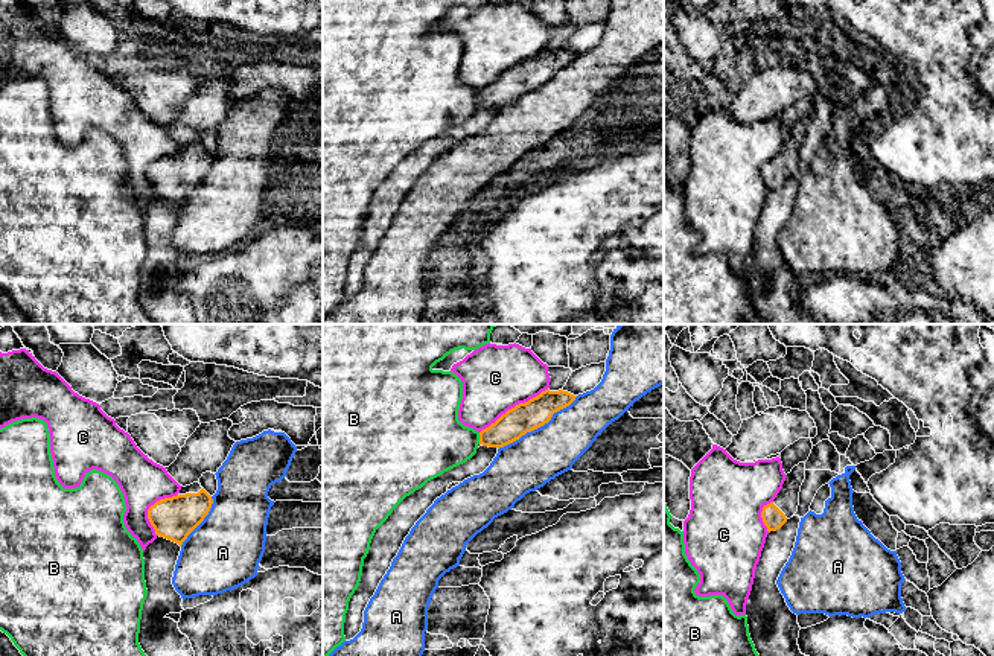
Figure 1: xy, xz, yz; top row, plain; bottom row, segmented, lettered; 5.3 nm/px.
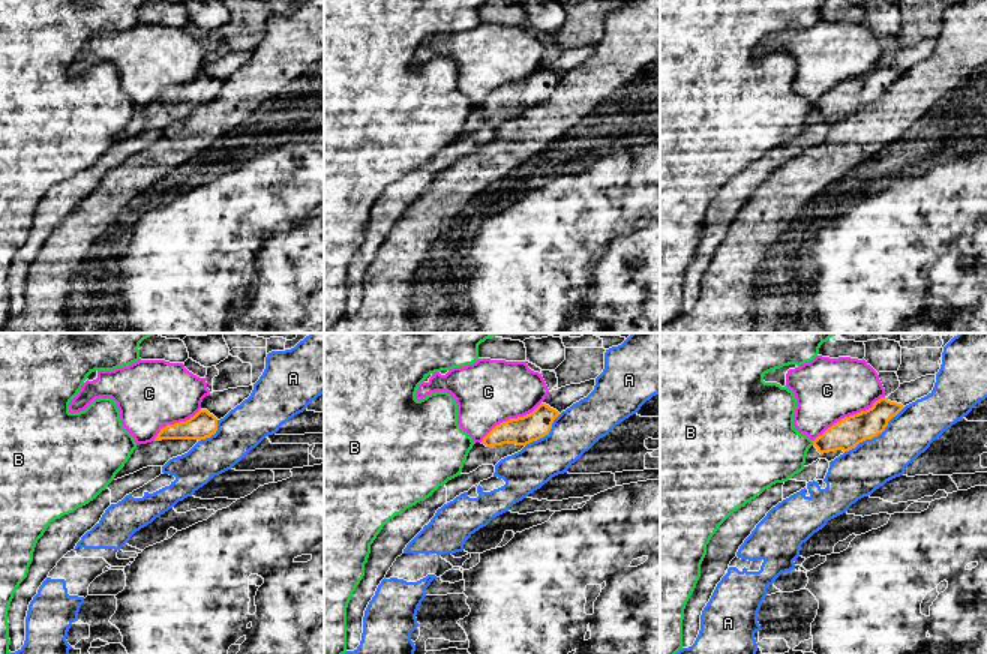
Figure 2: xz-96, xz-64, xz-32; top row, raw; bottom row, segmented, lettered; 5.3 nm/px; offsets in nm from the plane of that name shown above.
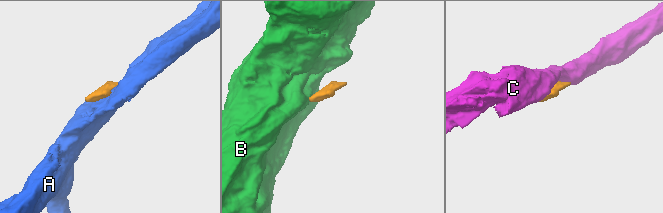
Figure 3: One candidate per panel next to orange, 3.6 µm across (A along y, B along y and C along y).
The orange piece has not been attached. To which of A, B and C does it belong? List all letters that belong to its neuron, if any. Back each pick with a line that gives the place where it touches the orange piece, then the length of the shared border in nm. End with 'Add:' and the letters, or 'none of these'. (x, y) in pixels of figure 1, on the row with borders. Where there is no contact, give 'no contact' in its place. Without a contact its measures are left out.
Add: none of these

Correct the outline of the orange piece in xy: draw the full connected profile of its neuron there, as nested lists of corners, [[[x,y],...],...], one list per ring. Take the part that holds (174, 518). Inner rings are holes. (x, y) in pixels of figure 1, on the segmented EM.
[[[193,482],[181,487],[177,496],[160,499],[151,505],[148,519],[157,536],[181,546],[187,536],[209,514],[212,504],[212,496],[199,482]]]

